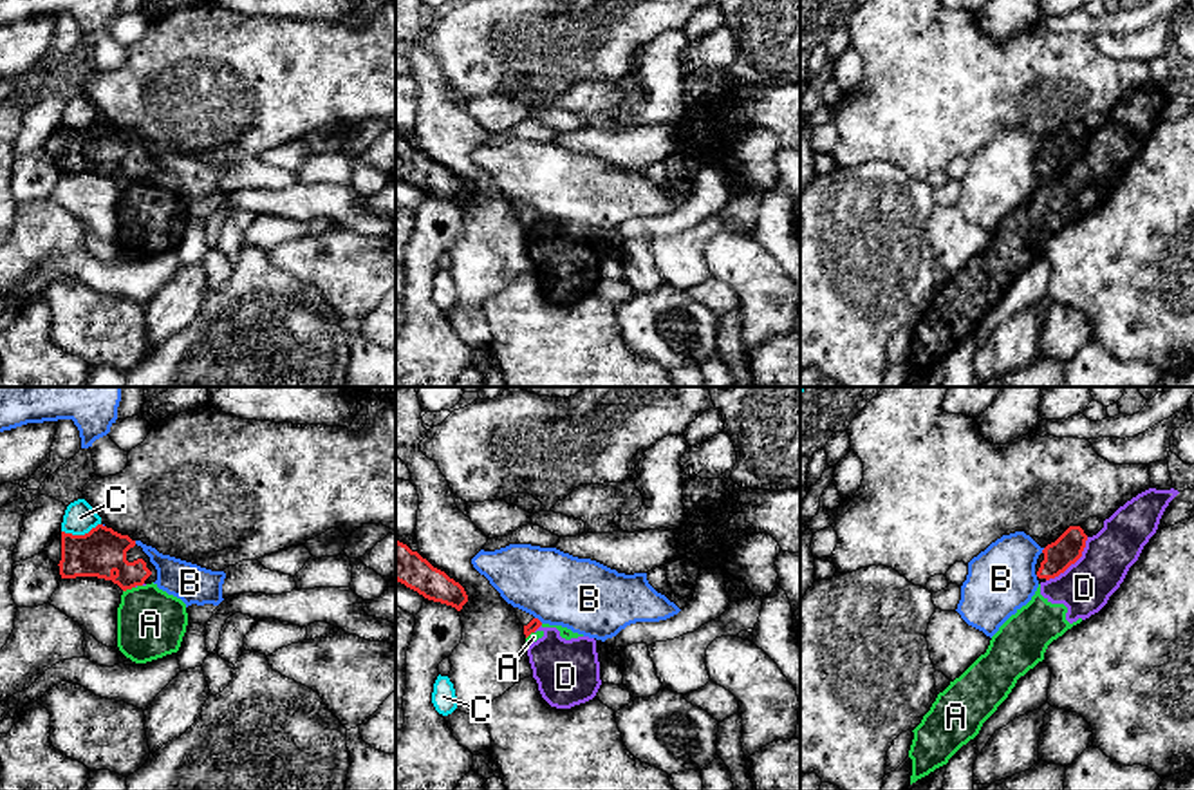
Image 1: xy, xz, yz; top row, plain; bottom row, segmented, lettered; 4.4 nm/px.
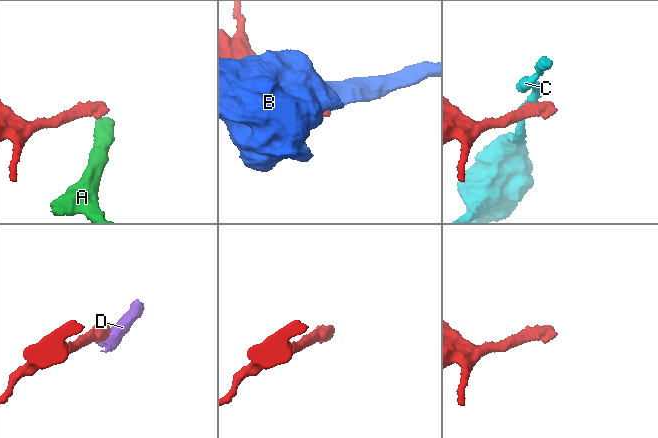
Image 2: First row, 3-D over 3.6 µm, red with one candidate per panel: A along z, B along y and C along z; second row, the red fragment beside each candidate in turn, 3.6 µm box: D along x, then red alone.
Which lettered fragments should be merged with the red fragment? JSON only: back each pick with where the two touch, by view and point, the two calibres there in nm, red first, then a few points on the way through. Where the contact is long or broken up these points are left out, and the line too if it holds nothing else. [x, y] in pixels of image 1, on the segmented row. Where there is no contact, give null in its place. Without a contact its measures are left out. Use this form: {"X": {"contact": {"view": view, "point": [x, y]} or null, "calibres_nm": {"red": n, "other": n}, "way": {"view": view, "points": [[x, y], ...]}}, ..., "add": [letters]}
{"add": []}

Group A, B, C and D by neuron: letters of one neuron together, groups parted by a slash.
A D / B / C

